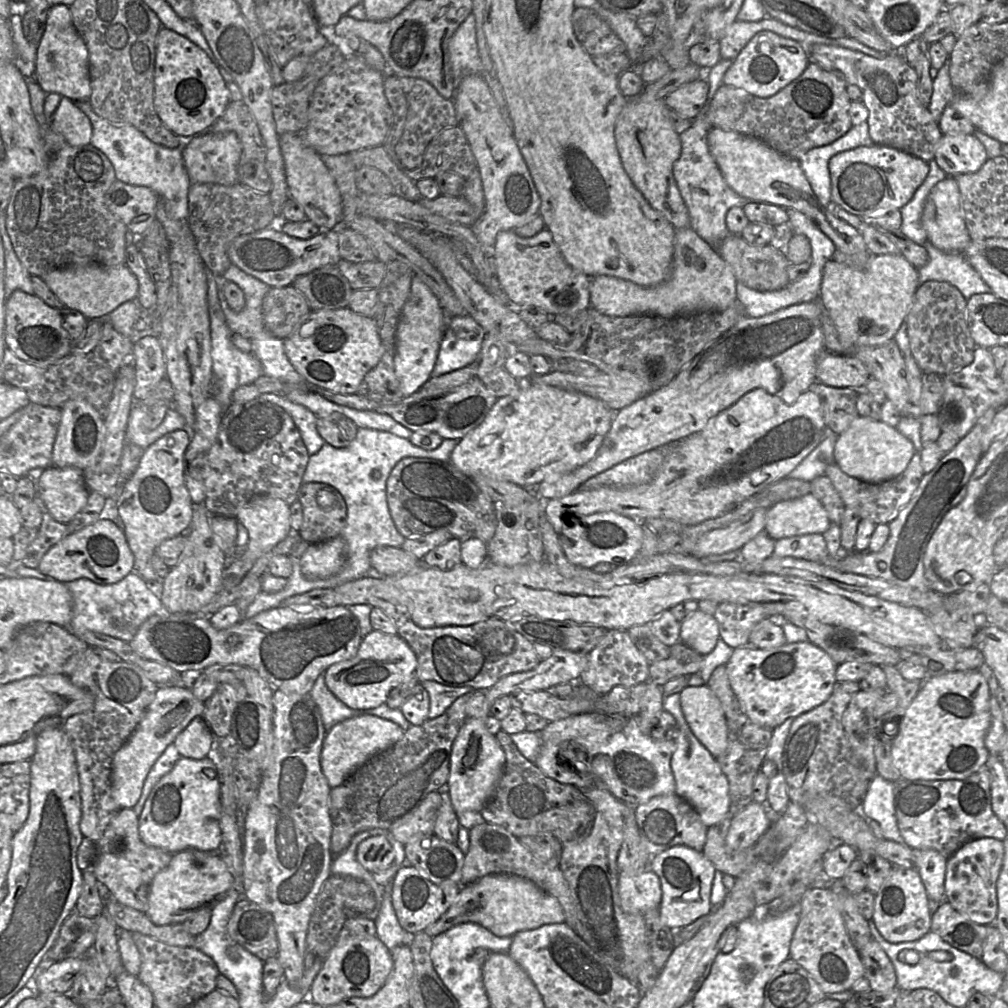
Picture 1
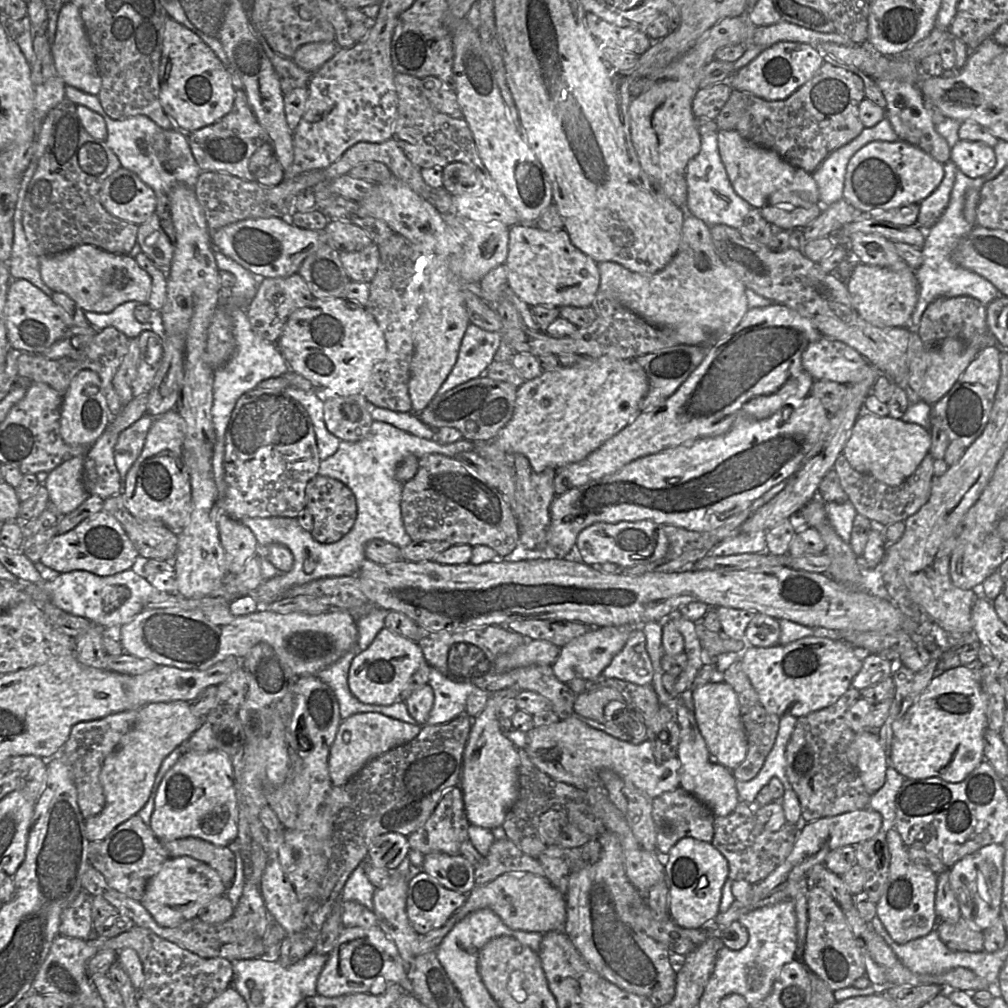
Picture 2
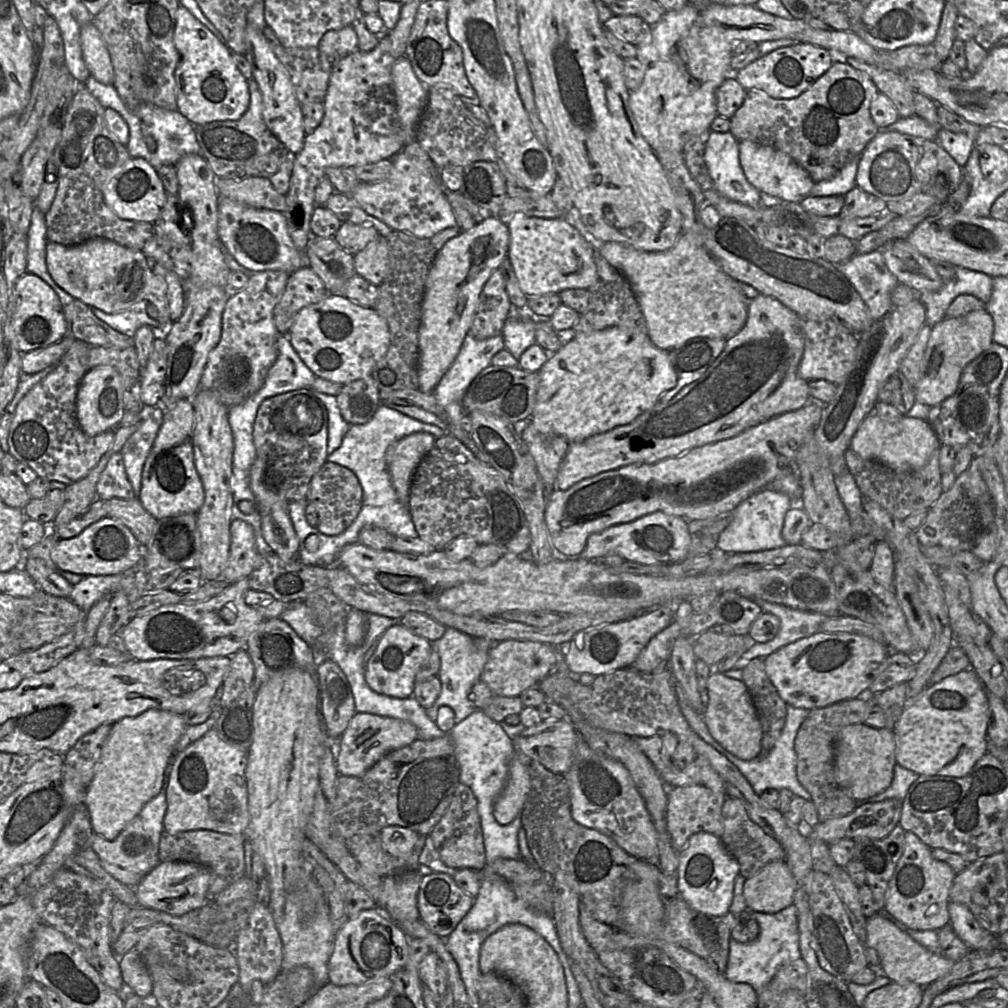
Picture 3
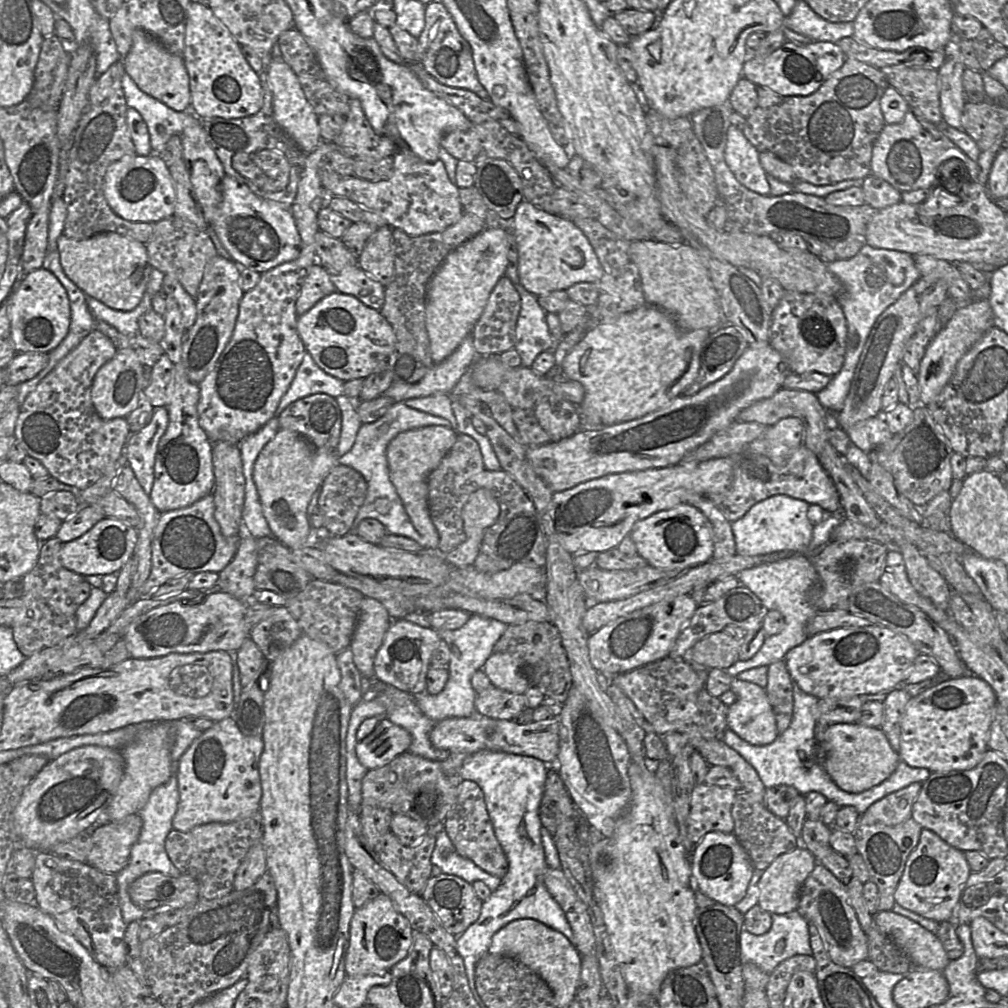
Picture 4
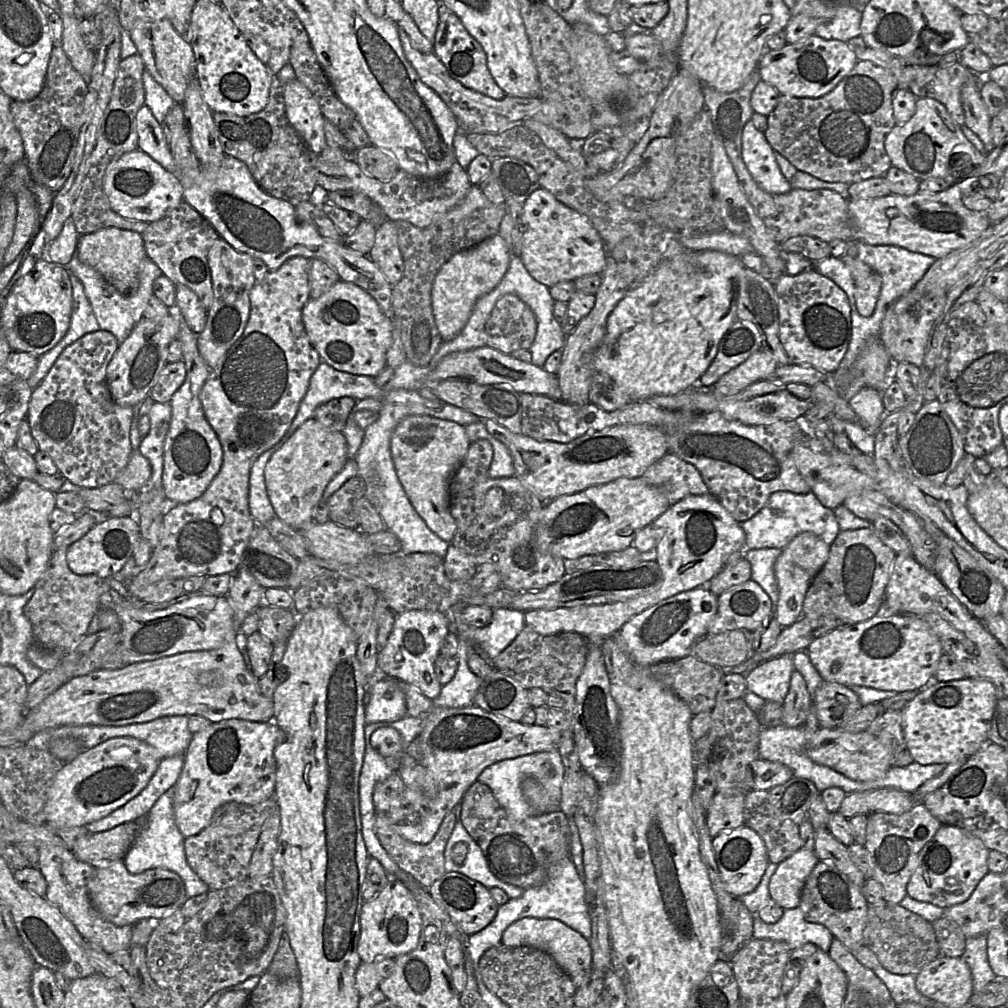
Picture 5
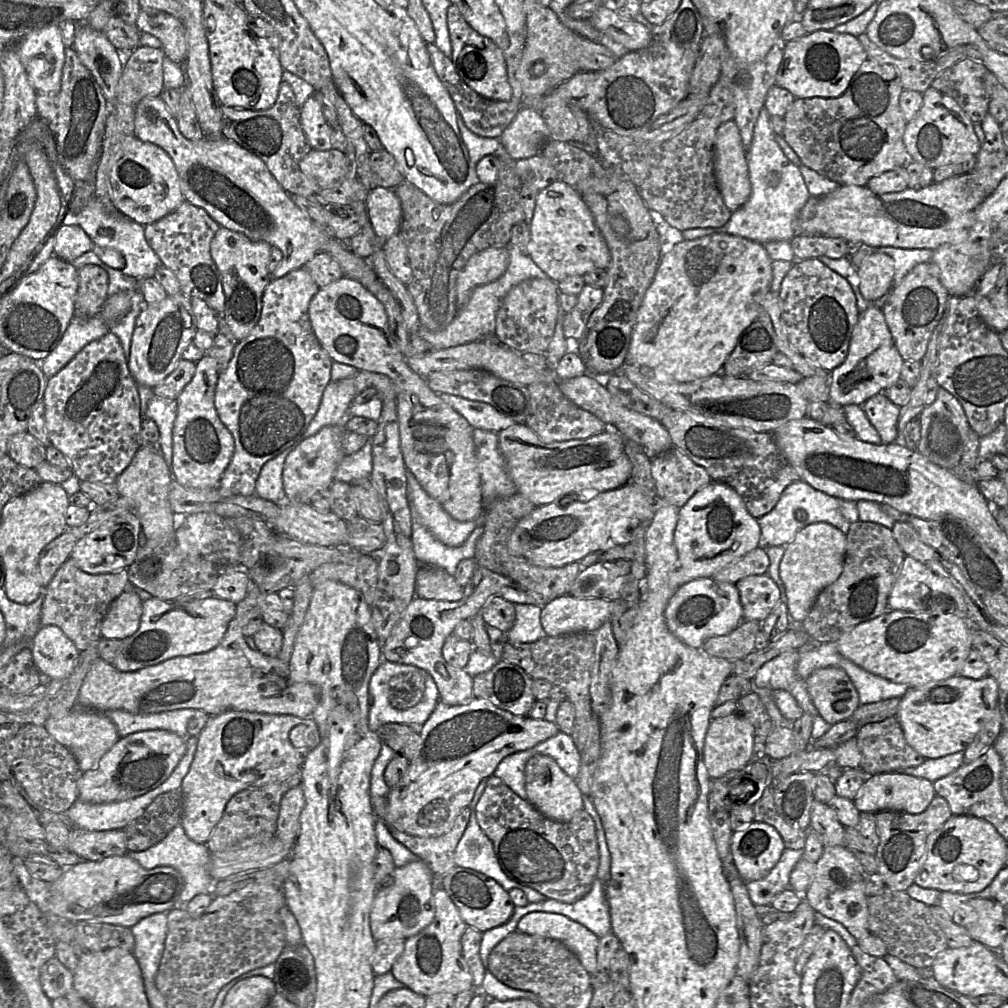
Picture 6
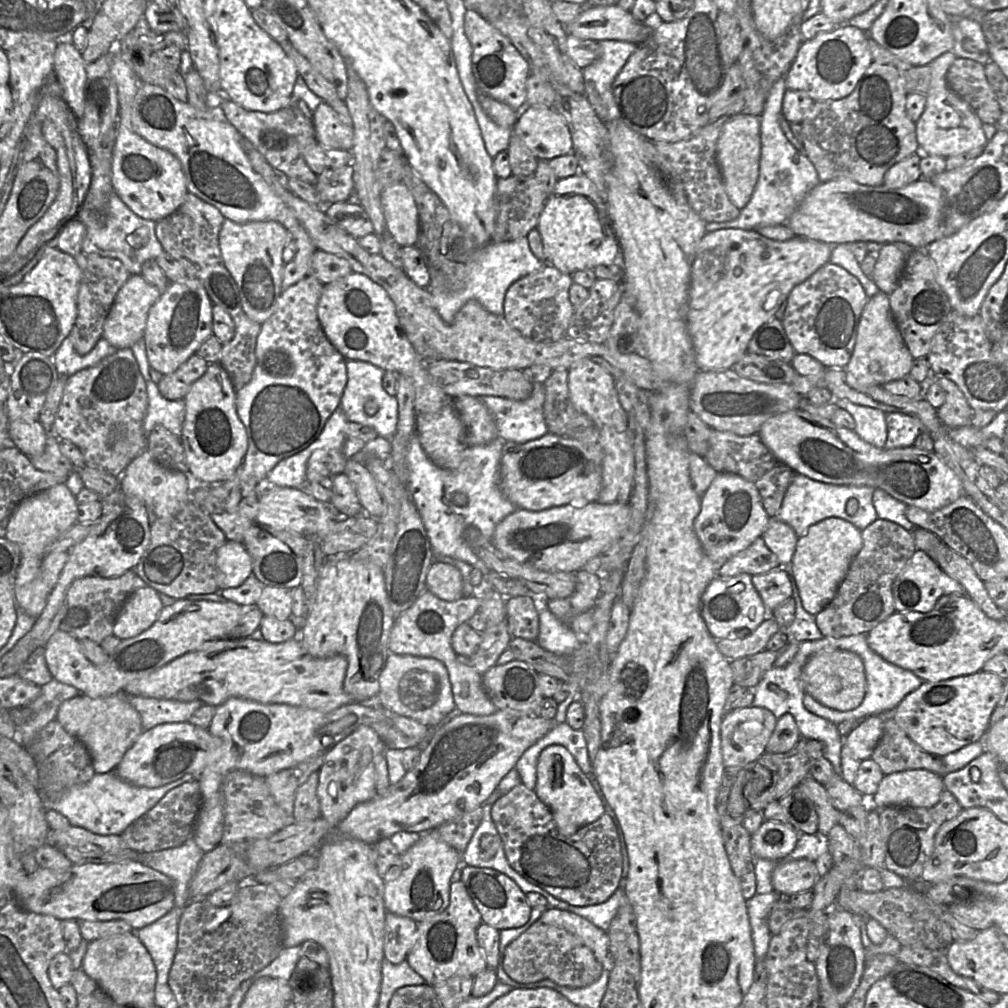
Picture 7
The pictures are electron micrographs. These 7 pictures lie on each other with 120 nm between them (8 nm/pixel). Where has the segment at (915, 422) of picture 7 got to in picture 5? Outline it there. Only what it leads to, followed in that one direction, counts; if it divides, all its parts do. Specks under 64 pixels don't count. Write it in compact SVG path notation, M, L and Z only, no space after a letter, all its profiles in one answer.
M864 387L848 402L861 422L869 427L873 434L879 428L886 414L882 400L882 392L883 390L876 388Z

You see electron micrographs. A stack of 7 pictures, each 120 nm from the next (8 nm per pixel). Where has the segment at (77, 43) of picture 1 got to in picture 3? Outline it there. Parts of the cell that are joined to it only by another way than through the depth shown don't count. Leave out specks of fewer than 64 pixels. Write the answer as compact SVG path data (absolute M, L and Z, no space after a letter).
M89 22L81 27L80 43L83 59L91 77L101 84L113 84L114 68L111 57L93 23Z

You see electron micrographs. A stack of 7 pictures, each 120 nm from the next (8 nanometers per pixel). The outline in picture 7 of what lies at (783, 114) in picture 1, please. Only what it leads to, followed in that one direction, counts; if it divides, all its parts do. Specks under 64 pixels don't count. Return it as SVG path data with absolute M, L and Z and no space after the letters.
M873 61L849 96L815 101L800 122L799 139L819 180L849 178L859 184L879 186L892 166L913 154L922 156L915 122L906 113L908 94L895 66Z

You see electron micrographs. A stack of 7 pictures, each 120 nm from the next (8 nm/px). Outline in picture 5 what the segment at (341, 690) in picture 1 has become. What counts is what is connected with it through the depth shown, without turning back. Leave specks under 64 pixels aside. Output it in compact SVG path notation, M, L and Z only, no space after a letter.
M413 609L395 616L387 643L378 653L378 666L389 677L416 687L426 697L433 699L443 685L437 680L434 664L443 639L450 632L446 613Z

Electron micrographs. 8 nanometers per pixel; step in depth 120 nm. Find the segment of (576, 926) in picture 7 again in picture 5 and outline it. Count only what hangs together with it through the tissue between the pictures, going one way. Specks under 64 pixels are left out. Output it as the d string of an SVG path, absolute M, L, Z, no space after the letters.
M521 918L504 931L501 944L509 947L530 946L545 951L570 976L577 989L585 985L592 976L592 951L589 940L559 920Z

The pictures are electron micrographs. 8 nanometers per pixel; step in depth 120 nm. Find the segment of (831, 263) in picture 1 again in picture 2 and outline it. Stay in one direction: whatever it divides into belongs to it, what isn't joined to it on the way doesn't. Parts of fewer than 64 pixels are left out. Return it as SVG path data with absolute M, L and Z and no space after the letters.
M858 262L845 281L852 304L868 323L878 327L907 327L915 309L918 293L914 270L867 265Z

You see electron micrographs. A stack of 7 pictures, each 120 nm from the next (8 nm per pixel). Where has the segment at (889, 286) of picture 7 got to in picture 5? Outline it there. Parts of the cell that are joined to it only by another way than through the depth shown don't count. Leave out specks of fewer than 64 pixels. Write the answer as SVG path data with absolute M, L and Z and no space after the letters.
M849 259L845 263L854 280L857 311L860 315L867 317L875 309L882 279L876 271L859 259Z

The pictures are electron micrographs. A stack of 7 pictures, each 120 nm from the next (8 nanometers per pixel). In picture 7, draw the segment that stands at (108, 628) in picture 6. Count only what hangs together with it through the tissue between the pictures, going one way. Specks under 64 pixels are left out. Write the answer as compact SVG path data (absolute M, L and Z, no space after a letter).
M144 587L133 591L117 614L112 635L121 640L139 635L154 624L163 607L155 589Z

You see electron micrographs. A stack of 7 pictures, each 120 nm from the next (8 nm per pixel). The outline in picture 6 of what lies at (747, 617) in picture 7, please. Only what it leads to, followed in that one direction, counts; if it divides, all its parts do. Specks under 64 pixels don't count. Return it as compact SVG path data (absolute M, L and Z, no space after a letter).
M711 577L697 578L679 587L670 598L664 615L671 633L693 648L701 648L703 643L711 637L729 634L743 622L743 609L735 584L717 582Z

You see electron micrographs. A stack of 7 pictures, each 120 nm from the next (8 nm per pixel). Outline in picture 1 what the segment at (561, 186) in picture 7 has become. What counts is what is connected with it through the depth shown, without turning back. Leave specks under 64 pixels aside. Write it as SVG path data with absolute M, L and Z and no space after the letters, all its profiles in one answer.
M543 229L532 237L520 237L513 230L497 234L492 256L495 259L495 276L507 297L518 306L535 306L550 316L574 315L590 306L590 277L572 268L563 258L550 230Z

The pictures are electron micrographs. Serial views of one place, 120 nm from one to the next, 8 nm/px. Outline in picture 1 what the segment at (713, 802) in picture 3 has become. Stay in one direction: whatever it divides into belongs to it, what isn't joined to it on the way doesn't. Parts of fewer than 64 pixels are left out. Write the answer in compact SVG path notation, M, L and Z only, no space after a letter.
M676 793L659 795L648 802L634 808L638 831L647 852L655 856L676 846L688 846L696 851L702 851L708 827L706 827L698 812Z

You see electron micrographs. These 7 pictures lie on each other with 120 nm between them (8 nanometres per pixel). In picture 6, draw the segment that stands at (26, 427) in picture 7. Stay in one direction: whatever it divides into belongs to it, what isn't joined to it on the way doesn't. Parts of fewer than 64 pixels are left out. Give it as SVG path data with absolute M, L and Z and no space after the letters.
M25 431L10 438L7 455L22 466L35 469L45 460L46 447Z

